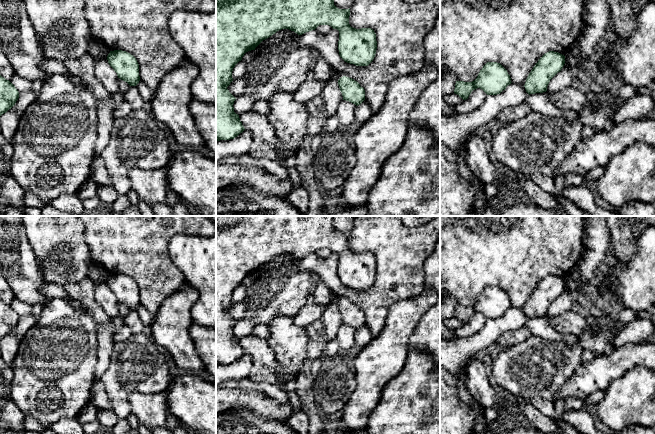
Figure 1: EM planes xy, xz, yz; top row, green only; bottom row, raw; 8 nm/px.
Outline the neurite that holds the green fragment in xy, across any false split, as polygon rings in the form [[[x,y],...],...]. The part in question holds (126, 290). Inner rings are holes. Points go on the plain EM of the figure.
[[[114,274],[110,275],[107,284],[117,297],[118,302],[130,310],[136,310],[139,307],[139,288],[133,279],[126,275]]]

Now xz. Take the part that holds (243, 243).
[[[216,216],[216,365],[234,363],[245,354],[239,339],[234,336],[236,322],[227,313],[233,305],[233,292],[246,276],[255,274],[263,264],[279,254],[289,253],[302,259],[315,254],[319,249],[329,249],[339,255],[340,281],[356,290],[368,290],[376,278],[376,258],[371,252],[351,251],[349,240],[350,232],[339,233],[334,229],[334,216]]]

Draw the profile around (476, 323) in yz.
[[[477,312],[471,316],[466,324],[454,329],[454,333],[459,339],[472,336],[484,328],[486,320],[487,318],[482,313]]]

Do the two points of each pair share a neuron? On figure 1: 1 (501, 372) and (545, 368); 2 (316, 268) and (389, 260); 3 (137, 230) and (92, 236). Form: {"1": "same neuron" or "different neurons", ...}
{"1": "same neuron", "2": "same neuron", "3": "same neuron"}

